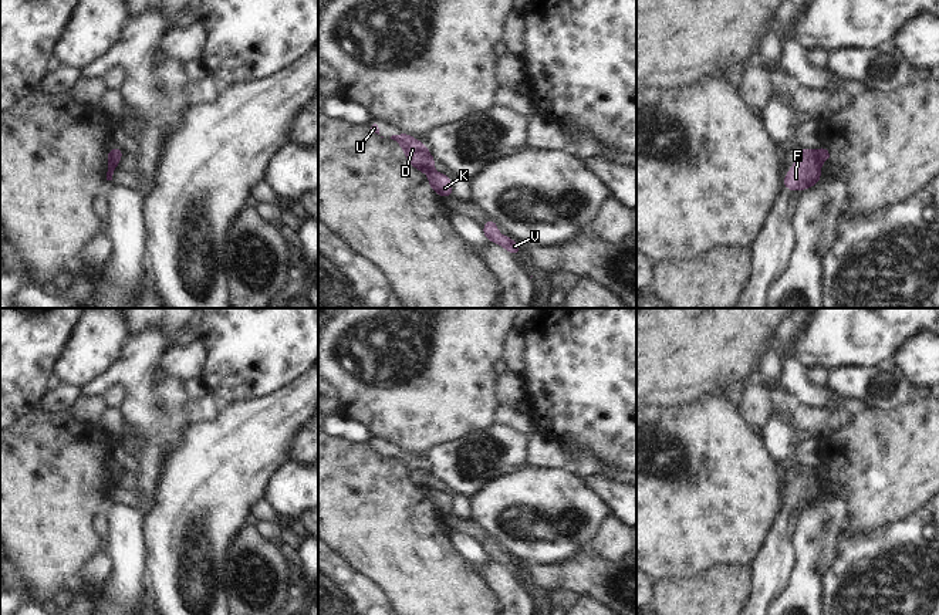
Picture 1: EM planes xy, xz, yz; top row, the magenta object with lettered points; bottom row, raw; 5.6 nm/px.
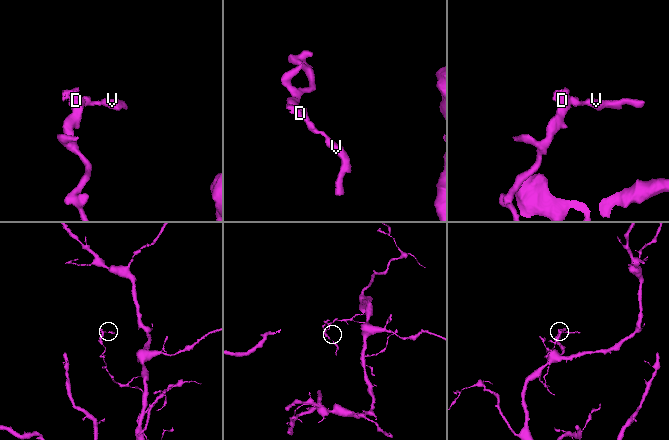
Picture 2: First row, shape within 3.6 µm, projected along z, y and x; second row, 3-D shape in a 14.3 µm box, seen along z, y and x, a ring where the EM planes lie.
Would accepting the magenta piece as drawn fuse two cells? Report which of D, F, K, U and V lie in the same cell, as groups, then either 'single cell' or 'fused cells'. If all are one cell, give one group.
groups D F U / K V; fused cells

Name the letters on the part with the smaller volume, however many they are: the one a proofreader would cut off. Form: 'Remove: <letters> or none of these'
Remove: K, V

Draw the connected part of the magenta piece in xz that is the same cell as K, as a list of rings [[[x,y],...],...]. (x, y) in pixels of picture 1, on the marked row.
[[[432,170],[428,173],[428,182],[436,195],[445,199],[453,196],[453,186],[449,176]]]

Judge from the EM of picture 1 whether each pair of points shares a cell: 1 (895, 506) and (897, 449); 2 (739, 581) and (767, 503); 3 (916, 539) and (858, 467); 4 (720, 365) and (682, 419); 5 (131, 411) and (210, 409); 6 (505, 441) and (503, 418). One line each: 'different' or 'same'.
1: same
2: different
3: different
4: different
5: different
6: different

